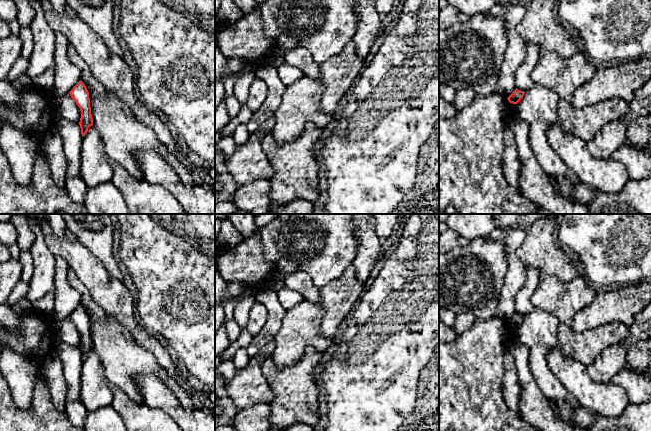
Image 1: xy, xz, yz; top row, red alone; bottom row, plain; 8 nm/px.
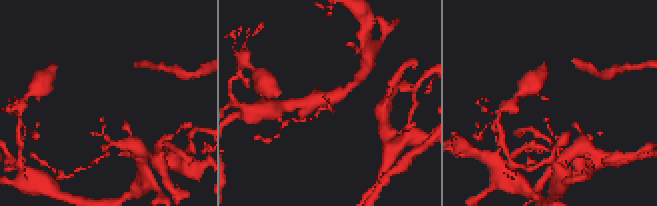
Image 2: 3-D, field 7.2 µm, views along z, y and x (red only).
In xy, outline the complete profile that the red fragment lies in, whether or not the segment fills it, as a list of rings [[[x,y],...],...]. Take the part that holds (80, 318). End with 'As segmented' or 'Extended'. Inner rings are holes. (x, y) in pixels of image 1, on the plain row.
[[[80,304],[69,316],[81,335],[80,352],[82,361],[87,357],[88,352],[93,349],[93,342],[90,332],[89,316]]]. As segmented

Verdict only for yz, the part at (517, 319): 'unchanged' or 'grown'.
unchanged

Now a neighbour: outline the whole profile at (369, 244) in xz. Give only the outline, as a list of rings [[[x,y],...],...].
[[[352,214],[354,233],[357,240],[353,265],[357,279],[364,283],[369,279],[377,260],[380,258],[382,240],[376,234],[376,219],[373,214]]]

